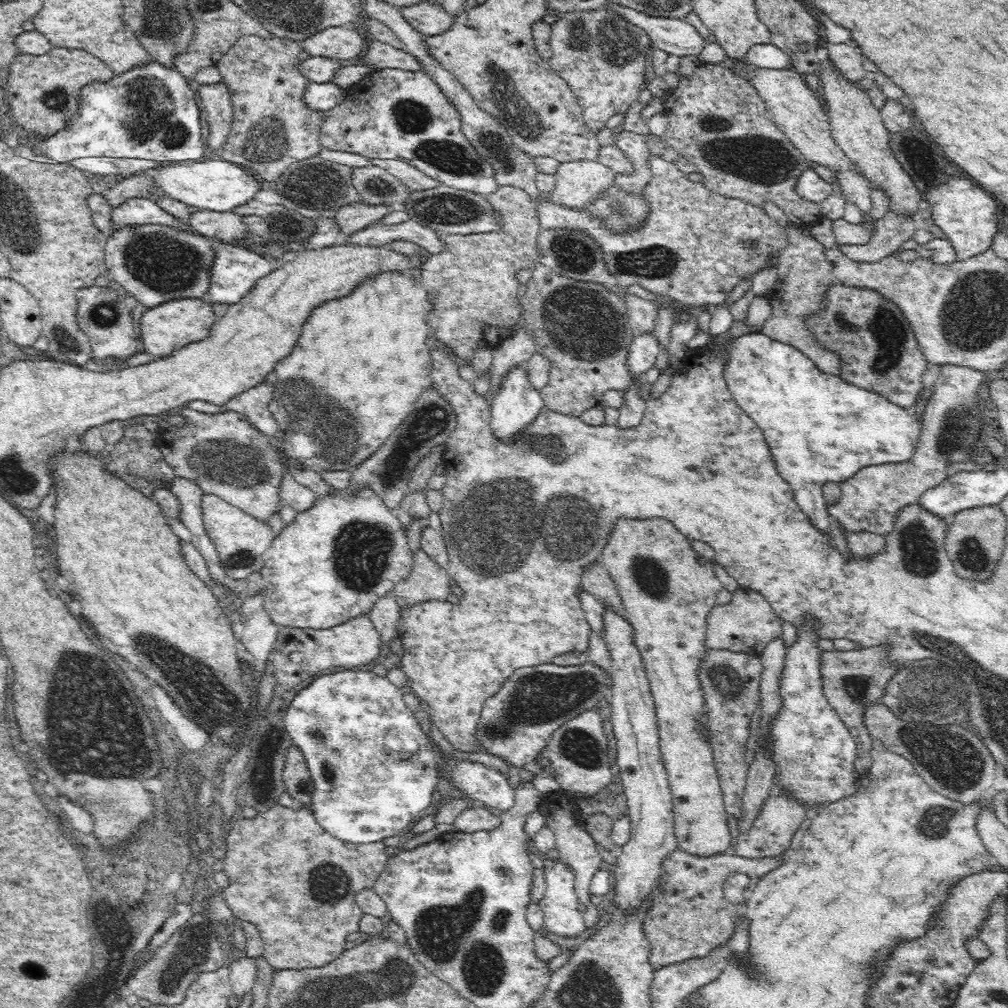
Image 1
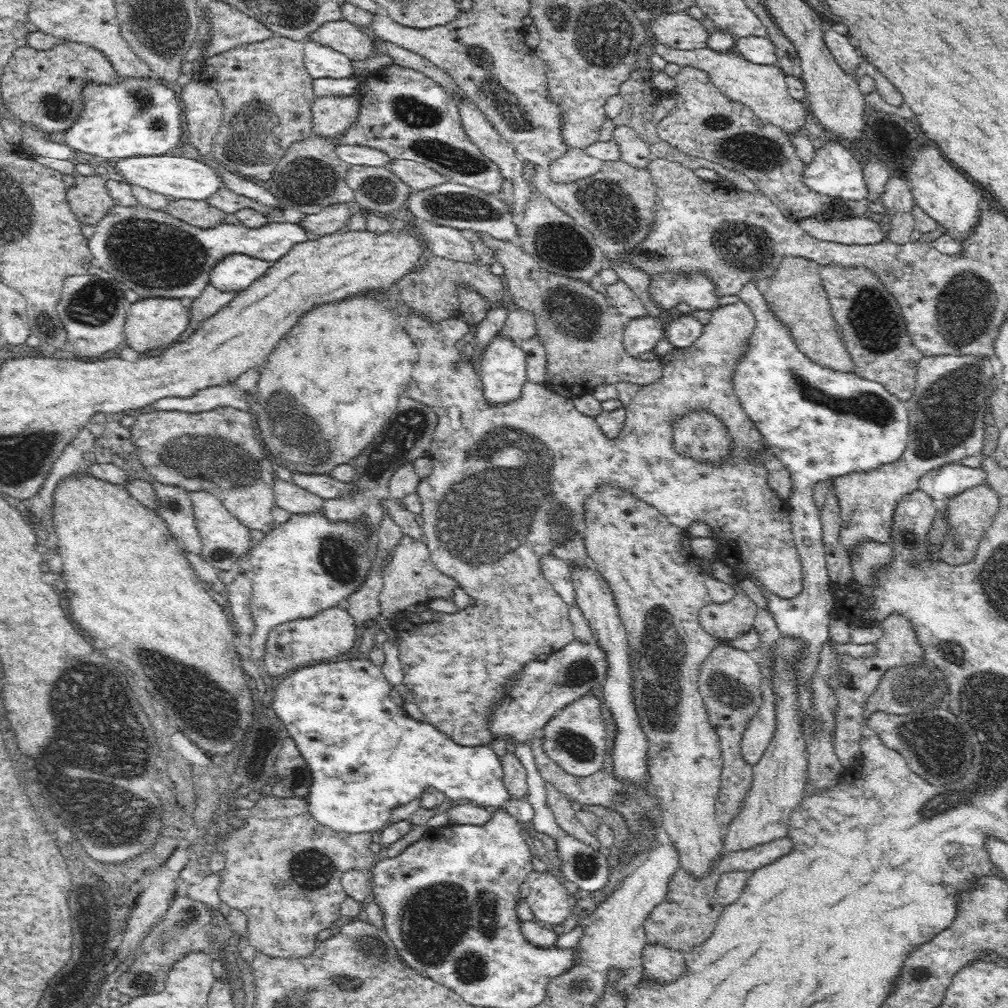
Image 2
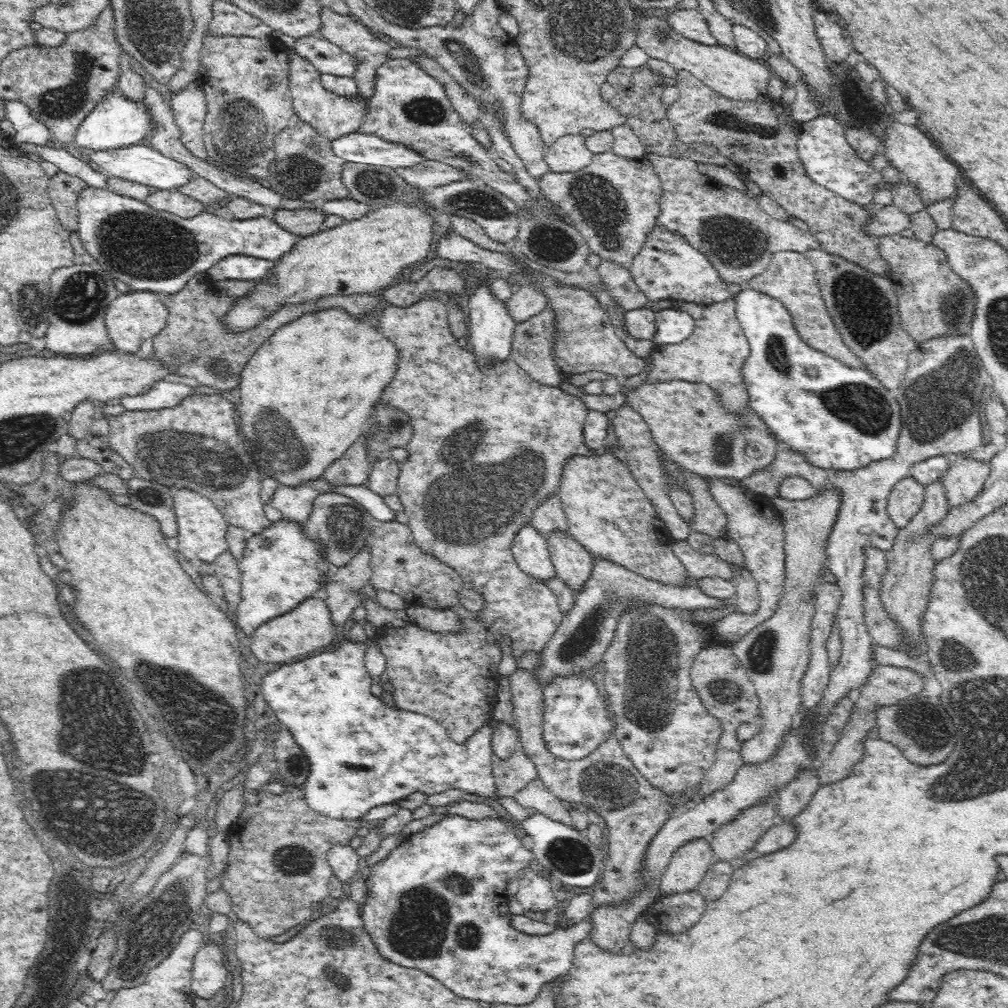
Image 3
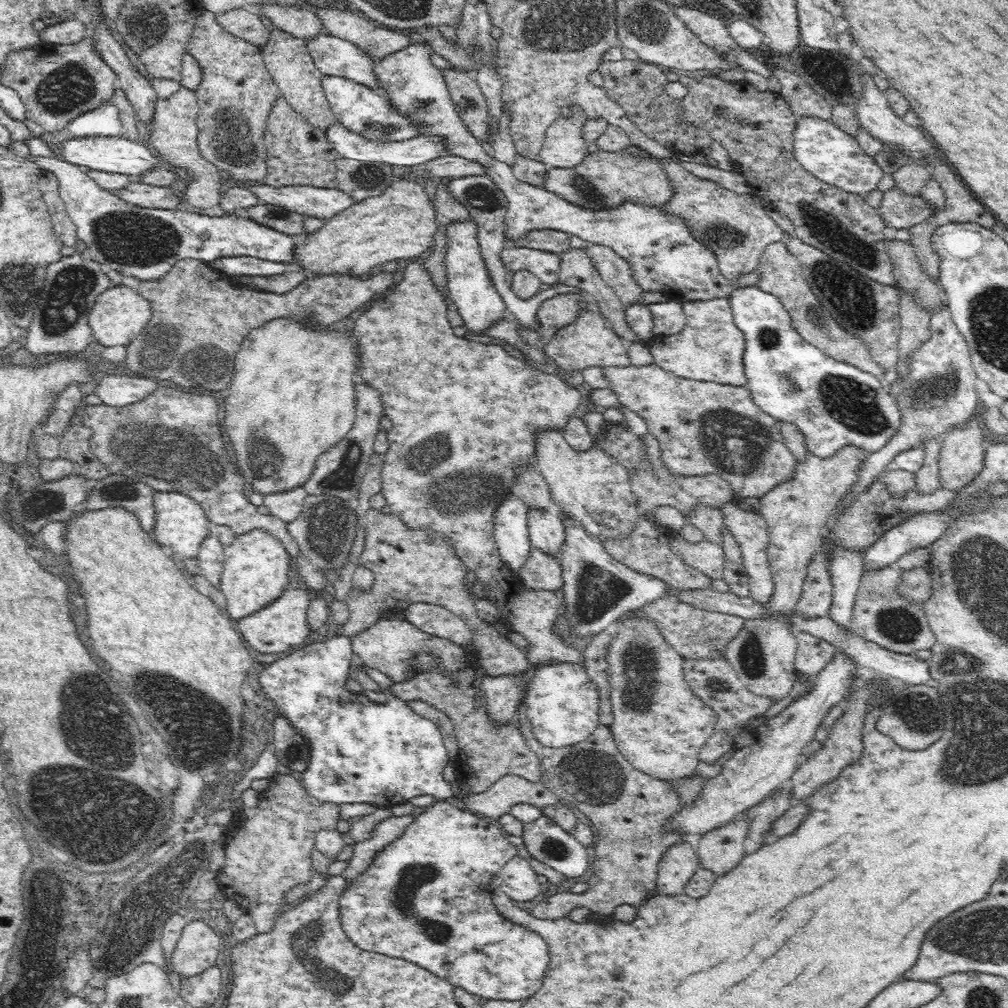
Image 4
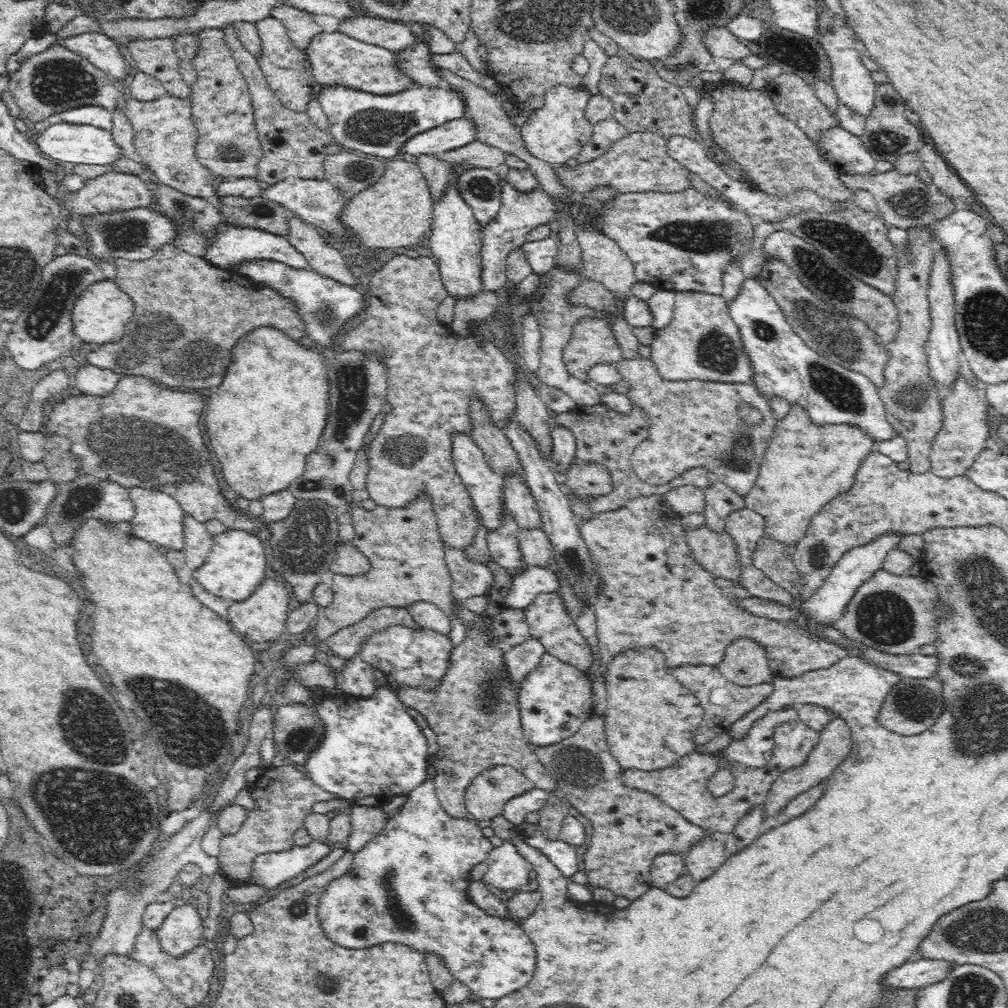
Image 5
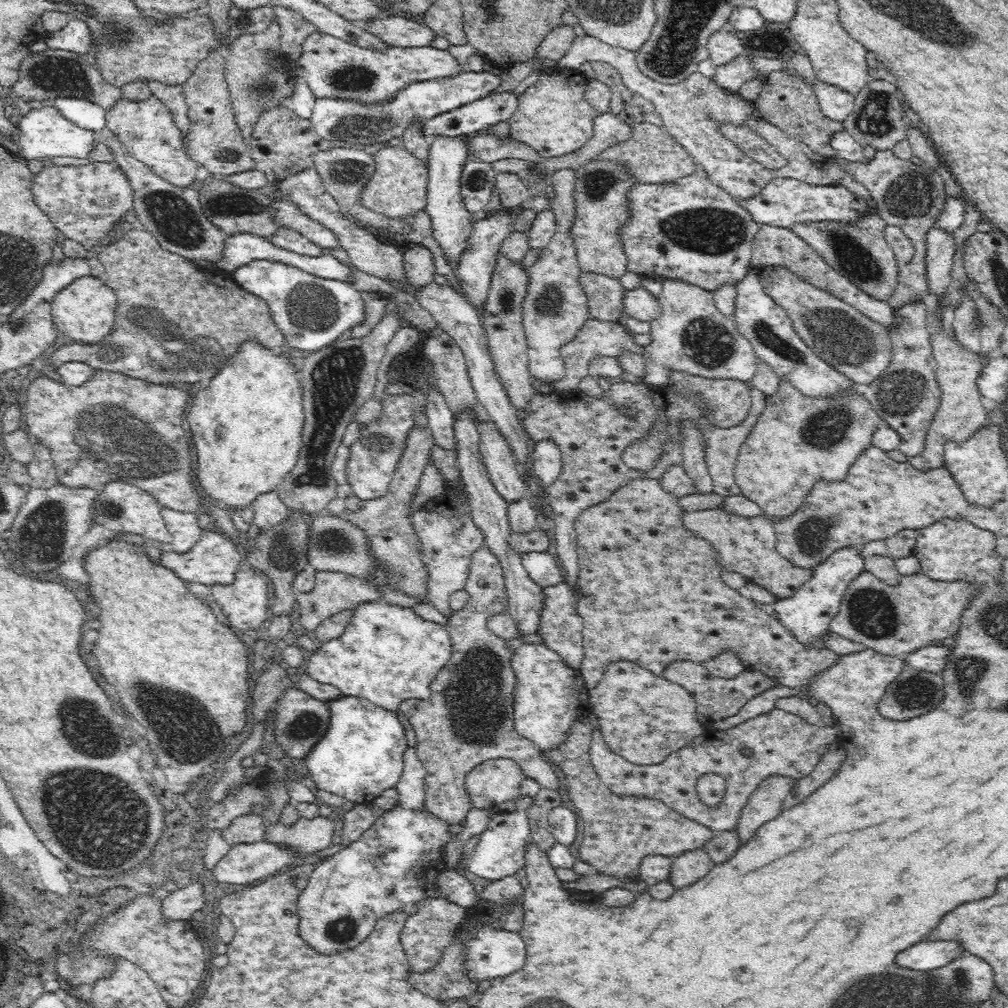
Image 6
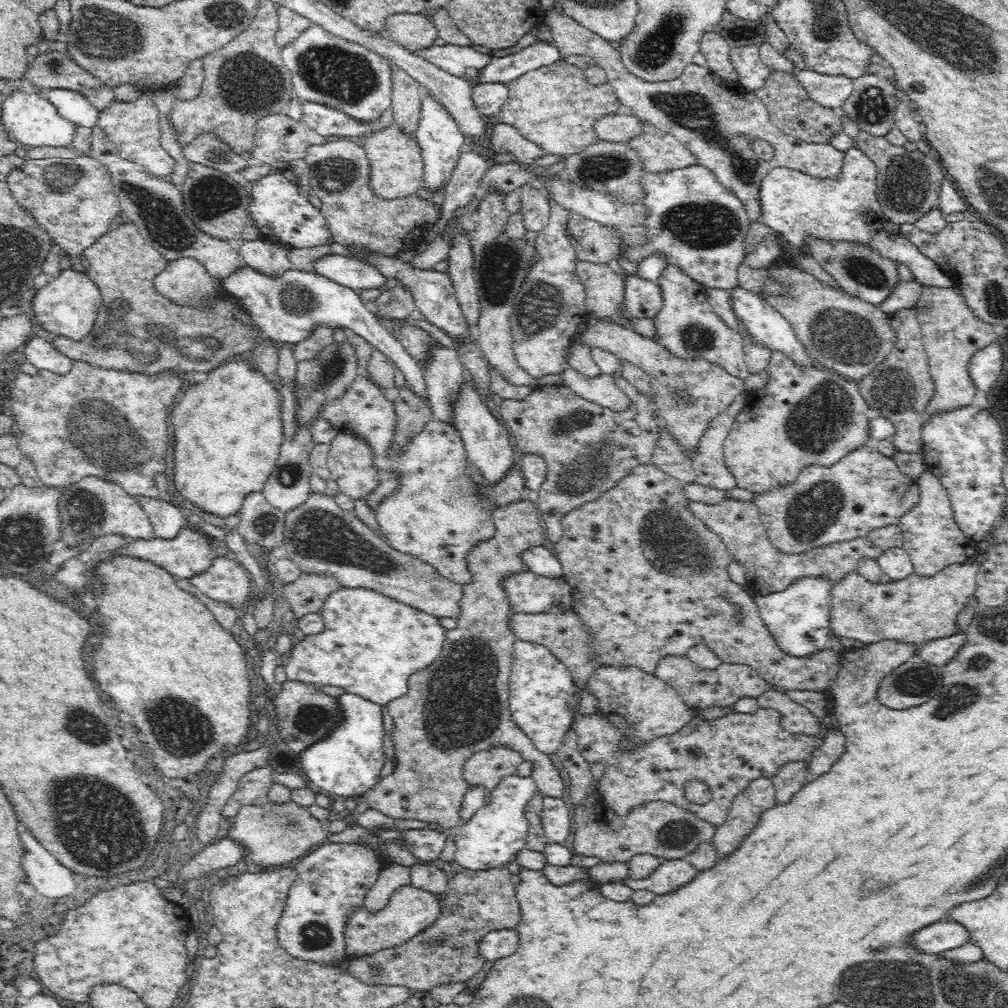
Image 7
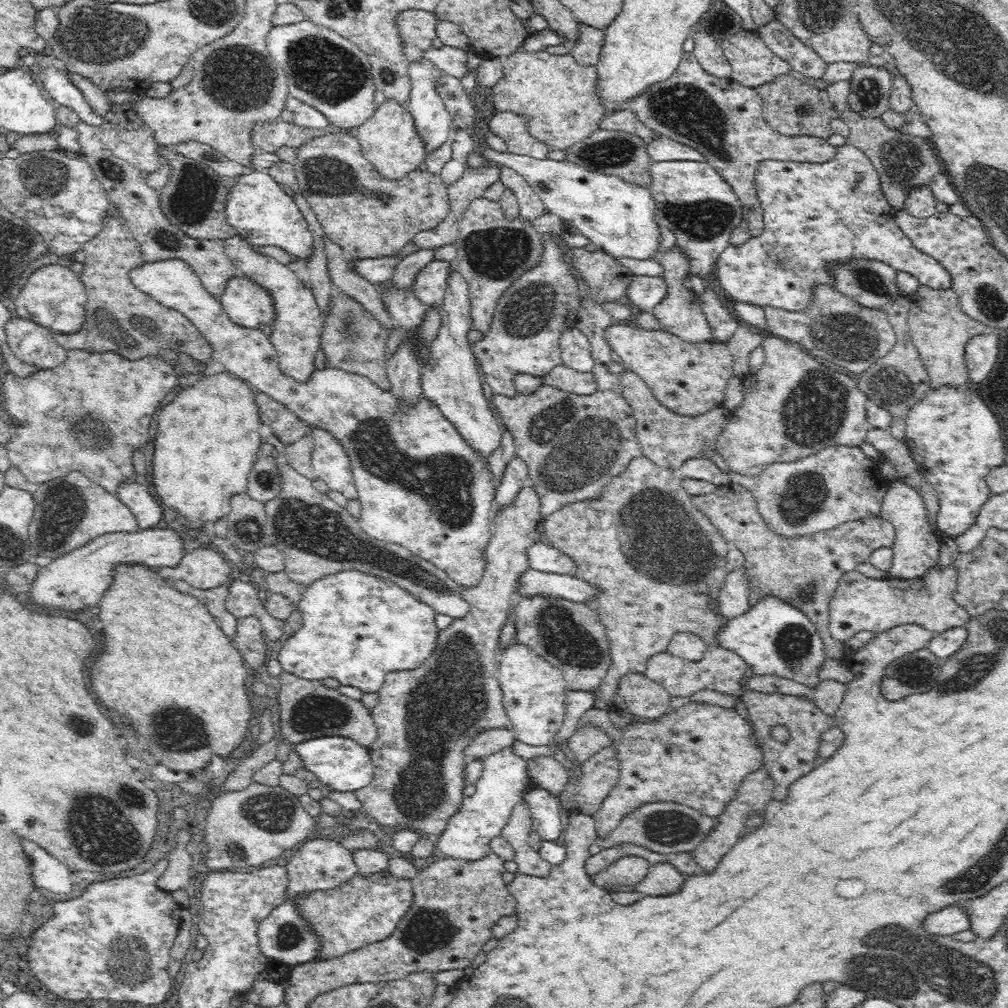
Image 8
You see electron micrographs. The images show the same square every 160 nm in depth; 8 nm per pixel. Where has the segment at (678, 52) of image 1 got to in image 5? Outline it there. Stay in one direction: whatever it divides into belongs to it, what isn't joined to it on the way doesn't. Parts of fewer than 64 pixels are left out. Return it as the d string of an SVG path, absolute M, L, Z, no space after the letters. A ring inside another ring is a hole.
M714 26L707 34L704 34L703 42L712 56L720 58L741 59L752 53L744 41L724 26Z

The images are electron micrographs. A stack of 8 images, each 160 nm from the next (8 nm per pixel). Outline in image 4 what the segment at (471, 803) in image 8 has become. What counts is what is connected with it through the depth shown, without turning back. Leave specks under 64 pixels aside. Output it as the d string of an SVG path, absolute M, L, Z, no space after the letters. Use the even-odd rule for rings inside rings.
M522 855L511 858L498 873L504 881L501 890L510 899L527 902L543 898L541 884L536 877L538 874Z

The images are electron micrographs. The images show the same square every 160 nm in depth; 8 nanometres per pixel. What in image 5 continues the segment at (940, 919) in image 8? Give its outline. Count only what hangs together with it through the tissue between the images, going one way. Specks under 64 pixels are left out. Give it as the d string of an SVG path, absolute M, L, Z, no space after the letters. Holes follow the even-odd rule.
M918 960L912 964L904 964L884 978L884 984L890 990L918 990L932 983L940 982L953 967L944 960Z

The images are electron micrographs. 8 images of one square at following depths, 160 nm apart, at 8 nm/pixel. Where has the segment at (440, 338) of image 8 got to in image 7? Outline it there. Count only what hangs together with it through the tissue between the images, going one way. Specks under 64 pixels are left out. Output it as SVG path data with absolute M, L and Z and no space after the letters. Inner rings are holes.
M467 232L458 234L451 242L447 258L447 273L456 289L456 296L466 320L472 327L477 326L480 316L479 290L473 272L473 251L469 246ZM471 382L461 390L461 395L454 407L454 419L456 419L456 429L467 451L468 460L492 487L500 484L508 476L508 472L514 470L514 450L509 440L510 433L492 416L487 404L480 398L480 393L472 387Z

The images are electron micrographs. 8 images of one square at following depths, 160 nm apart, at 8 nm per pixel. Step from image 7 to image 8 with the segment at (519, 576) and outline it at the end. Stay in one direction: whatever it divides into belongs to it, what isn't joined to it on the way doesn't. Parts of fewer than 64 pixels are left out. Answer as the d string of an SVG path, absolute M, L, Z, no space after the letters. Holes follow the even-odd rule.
M528 569L516 582L515 591L524 597L546 597L586 602L598 594L594 585L572 575L558 575Z

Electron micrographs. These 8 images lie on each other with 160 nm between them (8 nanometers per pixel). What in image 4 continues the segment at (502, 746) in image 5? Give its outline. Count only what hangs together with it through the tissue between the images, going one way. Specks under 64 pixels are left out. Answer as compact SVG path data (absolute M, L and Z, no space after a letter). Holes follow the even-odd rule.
M476 656L467 666L460 666L455 671L436 672L431 676L418 675L410 679L410 682L394 683L388 688L392 695L403 701L429 702L433 708L451 718L452 736L458 746L458 754L451 758L451 762L455 762L456 778L460 782L452 786L448 802L456 802L456 806L464 806L464 794L468 794L468 790L474 793L487 791L500 777L516 775L534 783L539 782L542 776L541 762L536 753L528 748L523 734L520 733L520 721L516 714L505 725L498 725L488 715L485 707L477 704L476 698L483 694L482 678L488 677L488 671L483 669L480 657Z

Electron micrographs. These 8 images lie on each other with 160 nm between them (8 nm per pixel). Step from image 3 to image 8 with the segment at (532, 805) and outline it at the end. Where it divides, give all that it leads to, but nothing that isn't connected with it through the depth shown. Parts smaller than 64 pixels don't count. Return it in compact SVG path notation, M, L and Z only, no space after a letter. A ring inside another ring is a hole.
M488 729L471 739L465 753L468 760L483 762L486 757L491 757L506 747L512 749L515 739L515 733L508 729Z

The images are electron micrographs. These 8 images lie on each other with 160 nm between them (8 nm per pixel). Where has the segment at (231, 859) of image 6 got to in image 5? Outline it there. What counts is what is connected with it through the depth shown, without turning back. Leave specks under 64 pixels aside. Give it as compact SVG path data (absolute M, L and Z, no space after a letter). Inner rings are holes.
M320 841L308 846L296 845L289 851L266 853L253 862L253 880L256 885L272 889L299 880L304 871L328 856L334 848Z

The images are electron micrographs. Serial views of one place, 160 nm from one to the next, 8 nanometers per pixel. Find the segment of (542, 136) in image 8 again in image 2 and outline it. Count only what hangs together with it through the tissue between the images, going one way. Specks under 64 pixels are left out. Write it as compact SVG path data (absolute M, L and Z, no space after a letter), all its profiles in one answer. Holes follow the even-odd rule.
M572 148L554 159L547 170L556 184L572 184L596 174L603 166L603 160L587 155L584 150Z

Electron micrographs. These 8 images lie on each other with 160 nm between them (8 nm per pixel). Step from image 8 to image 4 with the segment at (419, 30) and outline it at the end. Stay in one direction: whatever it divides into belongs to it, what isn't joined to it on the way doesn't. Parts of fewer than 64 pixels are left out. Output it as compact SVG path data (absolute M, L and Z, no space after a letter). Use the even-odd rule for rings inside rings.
M315 7L314 13L318 14L325 34L336 35L338 38L355 43L368 54L369 58L373 58L375 63L410 45L408 33L386 28L350 11L343 11L338 7L332 9Z

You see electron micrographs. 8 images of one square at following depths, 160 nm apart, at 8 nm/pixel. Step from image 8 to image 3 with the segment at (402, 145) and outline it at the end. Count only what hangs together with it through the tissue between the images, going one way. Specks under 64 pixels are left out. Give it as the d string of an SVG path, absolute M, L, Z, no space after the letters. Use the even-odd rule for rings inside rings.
M400 202L386 206L378 212L370 212L368 216L358 220L351 222L348 220L335 228L301 237L288 254L279 258L271 273L261 280L261 284L254 286L254 290L250 290L246 296L238 297L235 305L220 318L220 321L228 327L228 333L242 334L255 329L276 310L288 305L311 305L330 295L361 295L381 291L383 288L388 288L398 274L411 269L417 262L426 261L432 240L434 240L434 220L430 218L430 214L424 212L422 208Z

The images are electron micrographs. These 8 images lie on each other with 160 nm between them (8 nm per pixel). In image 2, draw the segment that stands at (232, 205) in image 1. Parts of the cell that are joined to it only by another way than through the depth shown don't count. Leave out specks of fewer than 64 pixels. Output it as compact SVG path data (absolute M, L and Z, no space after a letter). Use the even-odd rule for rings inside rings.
M182 154L138 155L137 157L123 158L119 162L116 161L116 168L133 185L141 186L158 194L163 194L171 200L192 199L207 202L220 189L228 189L217 168L201 160L186 158Z

